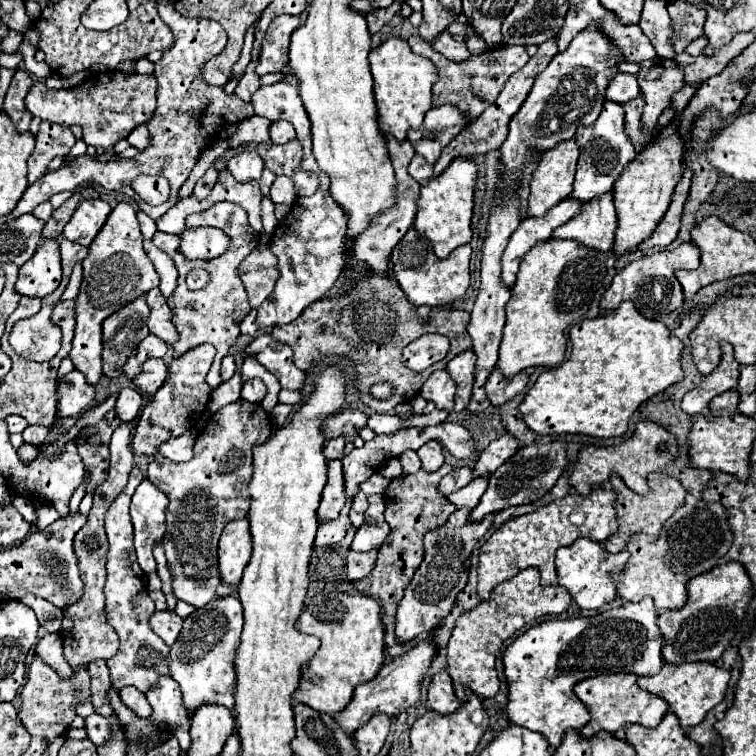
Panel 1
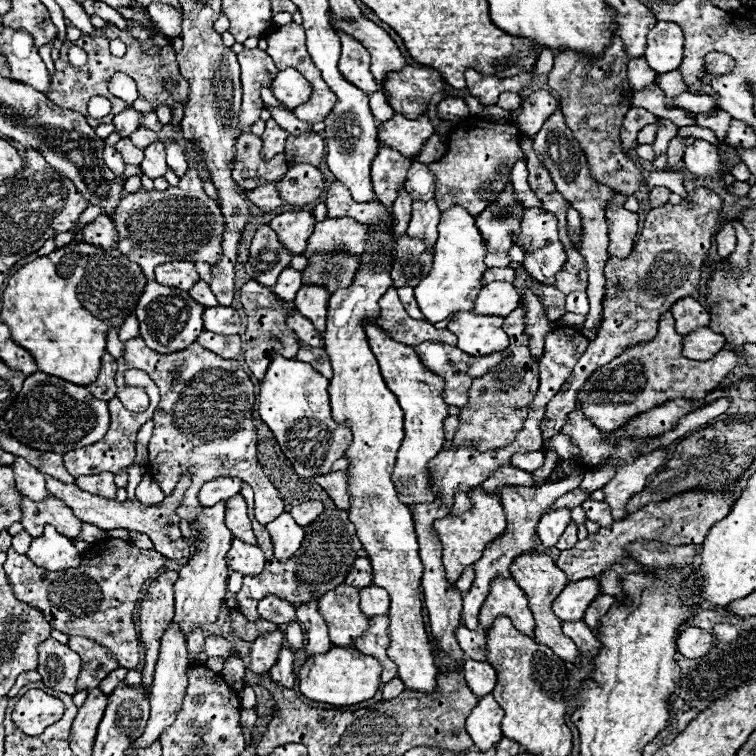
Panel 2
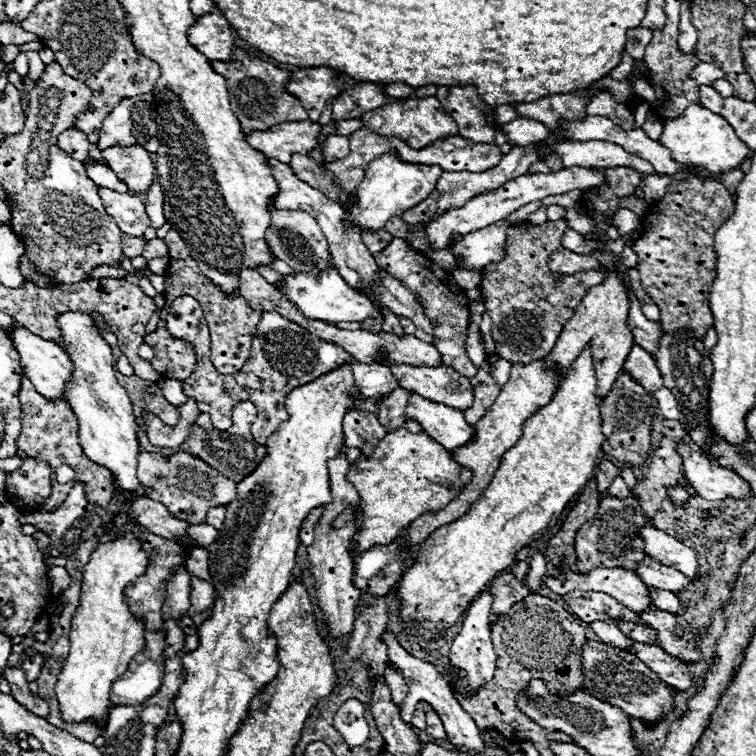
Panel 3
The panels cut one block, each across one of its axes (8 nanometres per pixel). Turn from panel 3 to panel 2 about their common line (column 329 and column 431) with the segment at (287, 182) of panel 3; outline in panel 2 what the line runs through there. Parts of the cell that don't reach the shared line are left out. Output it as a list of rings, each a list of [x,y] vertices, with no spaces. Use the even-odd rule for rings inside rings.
[[[434,198],[426,202],[414,202],[412,220],[408,224],[406,234],[410,238],[424,238],[428,244],[434,244],[438,236],[438,220],[440,220],[440,210]]]

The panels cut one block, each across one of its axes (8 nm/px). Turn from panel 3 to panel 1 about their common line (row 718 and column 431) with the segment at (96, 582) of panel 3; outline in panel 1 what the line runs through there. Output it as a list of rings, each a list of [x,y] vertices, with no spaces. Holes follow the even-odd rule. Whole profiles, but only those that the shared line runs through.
[[[388,38],[384,44],[370,52],[370,70],[374,76],[374,100],[378,110],[378,124],[382,132],[392,134],[396,140],[406,140],[406,132],[410,128],[420,128],[424,114],[432,108],[432,84],[436,82],[436,66],[420,54],[414,54],[406,40]]]

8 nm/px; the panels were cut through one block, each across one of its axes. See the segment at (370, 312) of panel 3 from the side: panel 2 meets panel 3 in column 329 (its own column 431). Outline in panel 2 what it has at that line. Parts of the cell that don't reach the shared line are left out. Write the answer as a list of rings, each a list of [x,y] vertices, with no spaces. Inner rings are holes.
[[[458,206],[444,210],[438,224],[438,240],[434,246],[432,270],[414,288],[418,306],[426,320],[442,322],[450,314],[474,308],[476,296],[480,294],[480,276],[488,270],[484,258],[486,258],[486,242],[474,224],[474,216],[470,216],[464,208]]]

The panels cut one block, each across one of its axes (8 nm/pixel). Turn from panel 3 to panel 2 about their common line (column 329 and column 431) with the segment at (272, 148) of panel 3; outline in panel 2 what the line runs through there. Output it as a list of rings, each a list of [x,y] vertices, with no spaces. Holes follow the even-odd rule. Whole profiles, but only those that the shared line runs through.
[[[394,114],[388,122],[382,124],[378,138],[386,146],[398,150],[400,154],[408,158],[416,158],[432,134],[434,134],[434,126],[430,124],[426,114],[416,120],[408,120],[406,116]]]

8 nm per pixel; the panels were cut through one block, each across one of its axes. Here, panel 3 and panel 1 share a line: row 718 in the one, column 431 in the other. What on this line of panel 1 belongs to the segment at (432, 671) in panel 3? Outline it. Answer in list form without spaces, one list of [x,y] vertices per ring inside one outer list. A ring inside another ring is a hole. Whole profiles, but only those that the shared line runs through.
[[[428,442],[418,450],[420,462],[422,462],[422,470],[426,472],[436,472],[442,464],[444,464],[444,454],[442,454],[442,446],[438,442]]]

